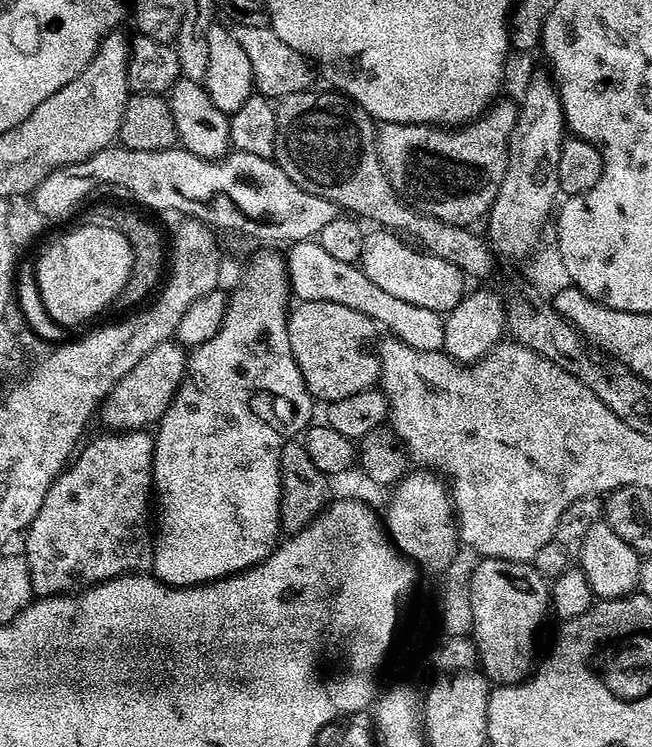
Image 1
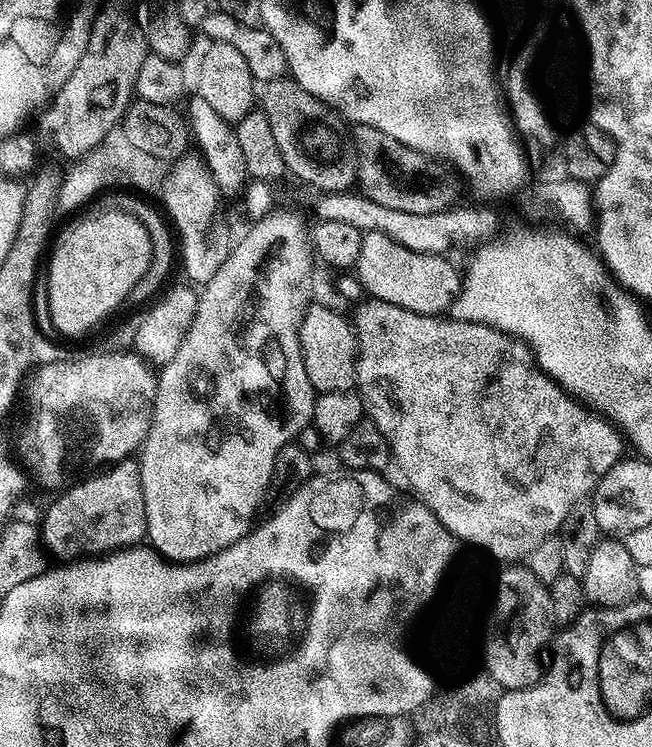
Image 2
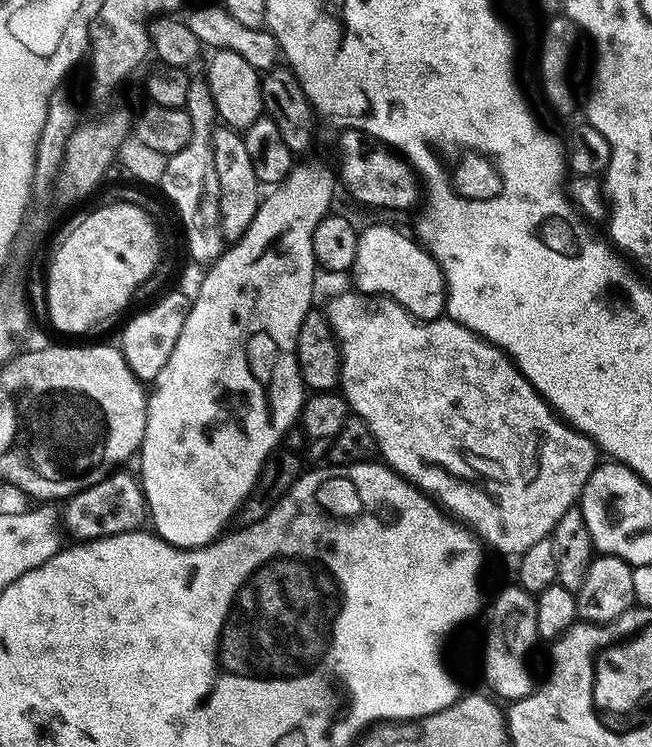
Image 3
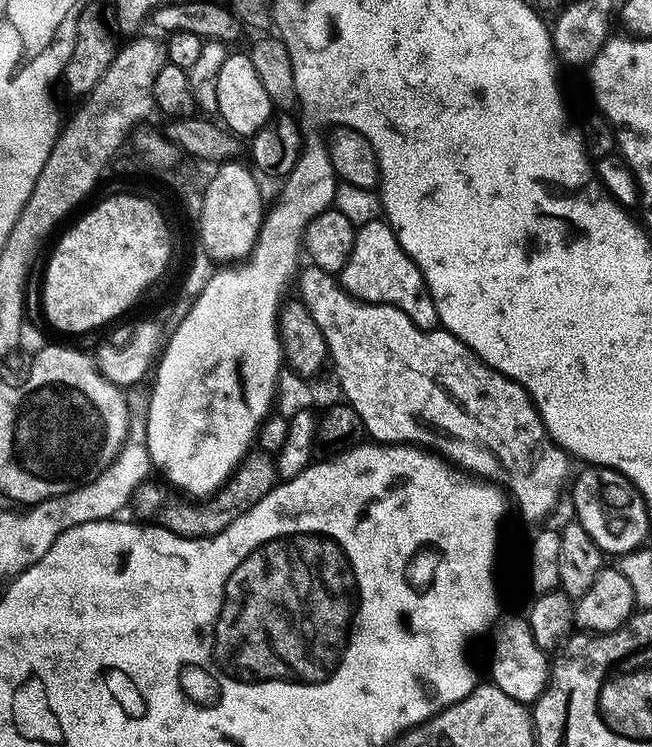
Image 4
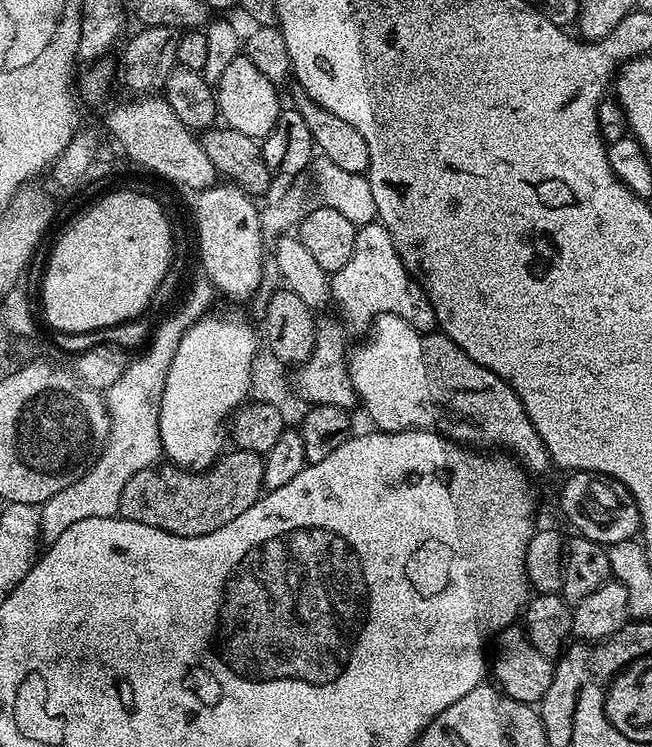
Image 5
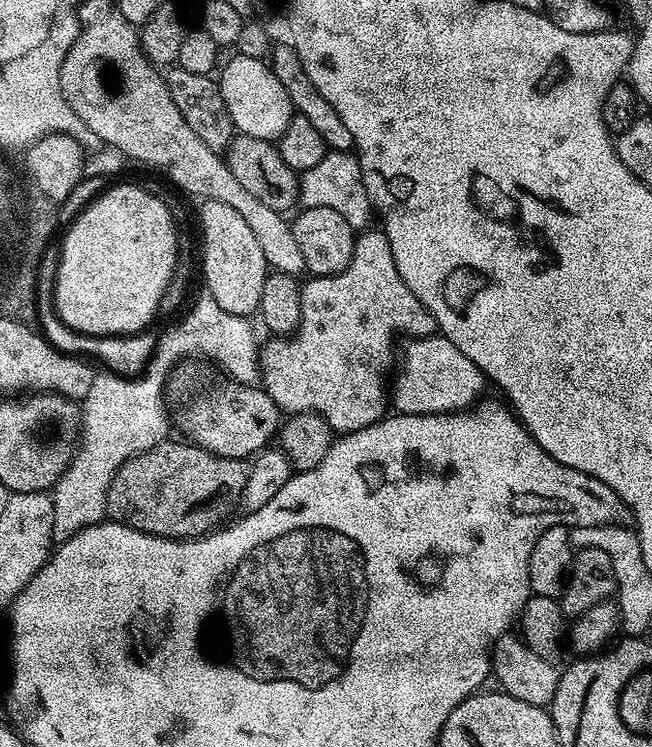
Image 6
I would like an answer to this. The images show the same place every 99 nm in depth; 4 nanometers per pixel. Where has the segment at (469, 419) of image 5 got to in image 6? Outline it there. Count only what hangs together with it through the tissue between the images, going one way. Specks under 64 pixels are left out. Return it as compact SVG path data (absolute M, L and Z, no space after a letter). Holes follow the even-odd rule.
M439 334L412 338L404 348L404 361L396 381L390 384L390 404L397 413L406 416L433 416L435 412L462 412L477 403L485 395L484 371L454 342ZM481 395L481 396L480 396ZM480 396L480 397L479 397Z

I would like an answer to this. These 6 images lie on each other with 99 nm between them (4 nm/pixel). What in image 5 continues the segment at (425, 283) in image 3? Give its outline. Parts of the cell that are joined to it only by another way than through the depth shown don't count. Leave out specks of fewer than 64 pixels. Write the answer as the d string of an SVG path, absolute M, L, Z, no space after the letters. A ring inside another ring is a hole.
M379 222L358 228L346 266L331 273L330 300L352 328L367 329L382 314L394 314L425 334L435 333L438 328L434 306L428 301L423 283L408 271L394 246L394 238Z

